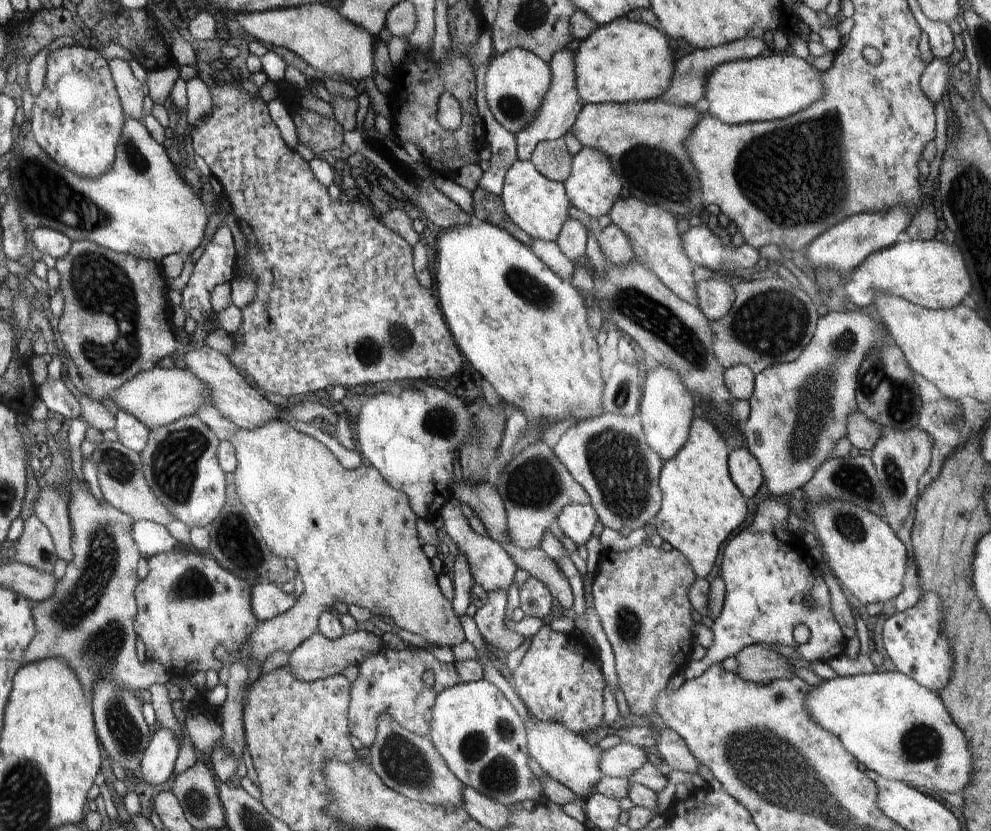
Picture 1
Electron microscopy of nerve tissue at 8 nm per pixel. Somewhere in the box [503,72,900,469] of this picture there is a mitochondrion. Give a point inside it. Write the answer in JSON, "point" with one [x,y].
{"point":[797,174]}

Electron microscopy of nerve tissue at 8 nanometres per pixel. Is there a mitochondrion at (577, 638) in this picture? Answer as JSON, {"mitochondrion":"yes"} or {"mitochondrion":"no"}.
{"mitochondrion":"no"}

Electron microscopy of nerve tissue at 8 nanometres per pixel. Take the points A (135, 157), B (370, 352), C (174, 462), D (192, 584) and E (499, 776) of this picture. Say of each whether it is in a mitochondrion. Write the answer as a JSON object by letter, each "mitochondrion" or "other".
{"A":"mitochondrion","B":"mitochondrion","C":"mitochondrion","D":"mitochondrion","E":"mitochondrion"}

